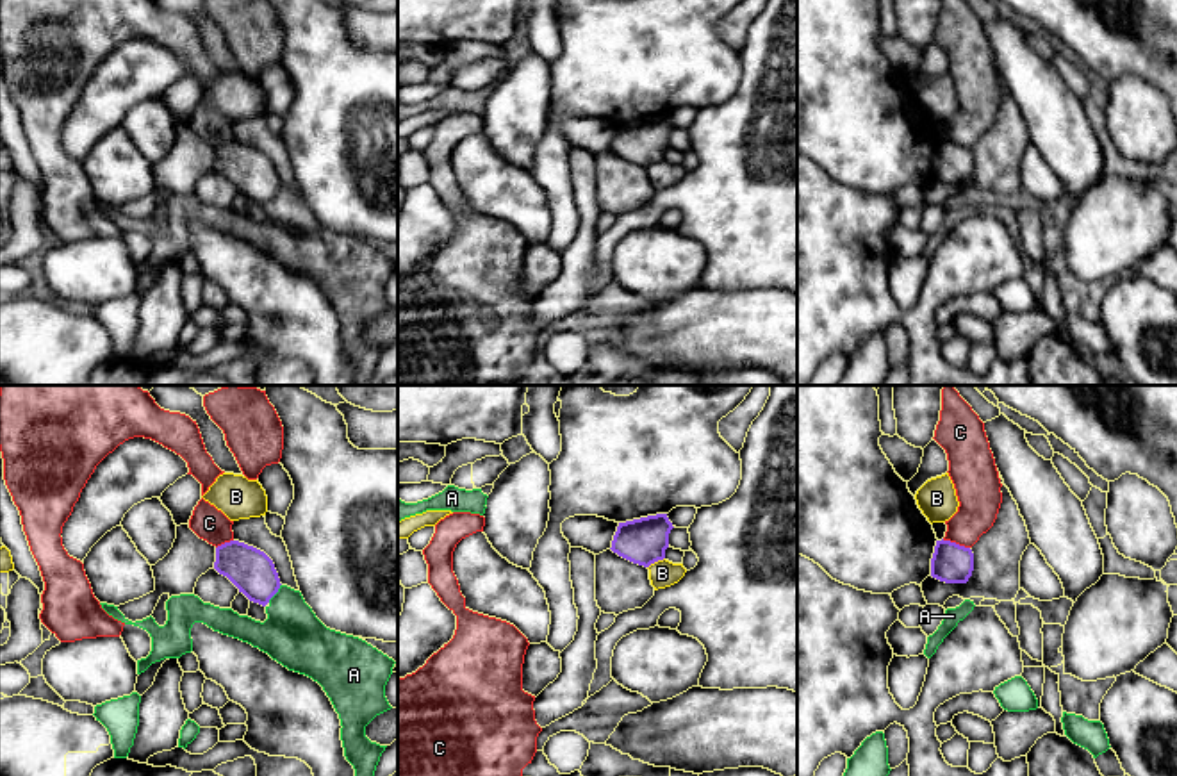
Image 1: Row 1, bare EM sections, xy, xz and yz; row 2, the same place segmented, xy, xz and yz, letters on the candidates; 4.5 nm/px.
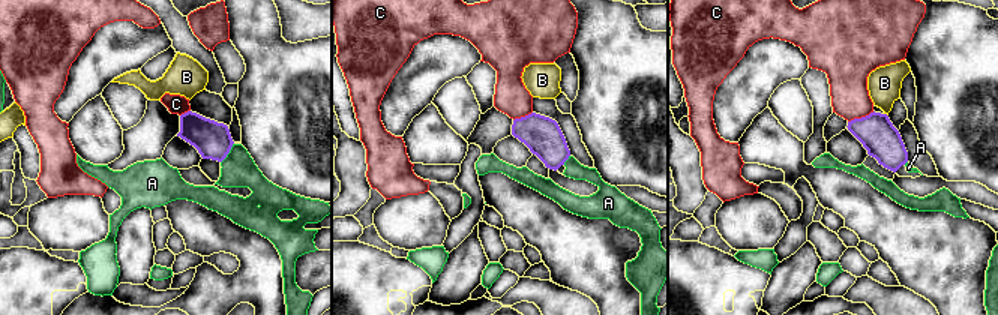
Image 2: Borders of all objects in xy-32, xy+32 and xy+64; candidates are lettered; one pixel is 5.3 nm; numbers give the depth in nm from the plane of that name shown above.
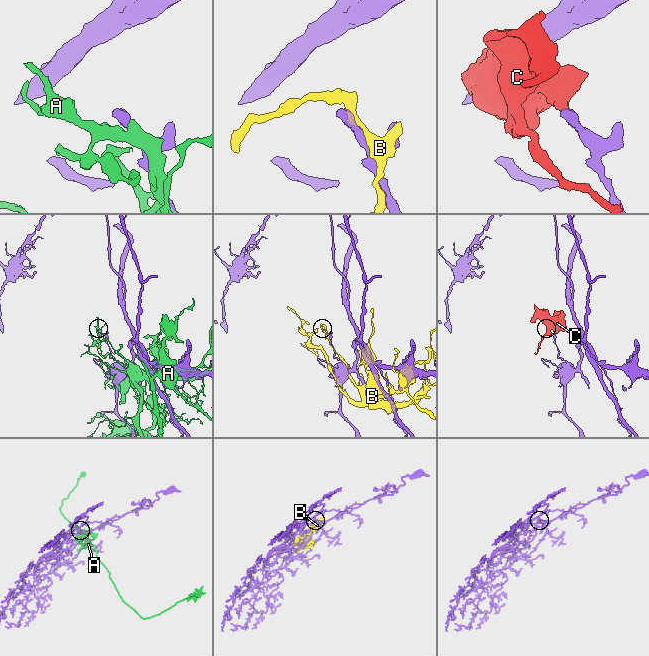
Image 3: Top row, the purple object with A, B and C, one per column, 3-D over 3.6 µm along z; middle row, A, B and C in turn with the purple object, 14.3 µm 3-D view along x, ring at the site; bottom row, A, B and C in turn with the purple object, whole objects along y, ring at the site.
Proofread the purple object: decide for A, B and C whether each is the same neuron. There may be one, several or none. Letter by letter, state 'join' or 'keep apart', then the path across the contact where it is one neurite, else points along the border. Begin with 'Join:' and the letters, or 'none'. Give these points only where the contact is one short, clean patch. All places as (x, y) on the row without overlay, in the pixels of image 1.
Join: none
A: keep apart
B: keep apart
C: keep apart; border yz (942, 140), (969, 148)

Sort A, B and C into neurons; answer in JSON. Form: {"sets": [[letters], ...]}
{"sets": [["A"], ["B"], ["C"]]}

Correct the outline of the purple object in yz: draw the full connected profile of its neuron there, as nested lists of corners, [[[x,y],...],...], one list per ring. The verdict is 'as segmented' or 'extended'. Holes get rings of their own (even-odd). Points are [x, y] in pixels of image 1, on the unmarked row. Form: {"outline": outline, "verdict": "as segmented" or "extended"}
{"outline": [[[936,141],[931,159],[931,177],[945,184],[967,184],[974,171],[970,148],[951,141]]], "verdict": "as segmented"}

